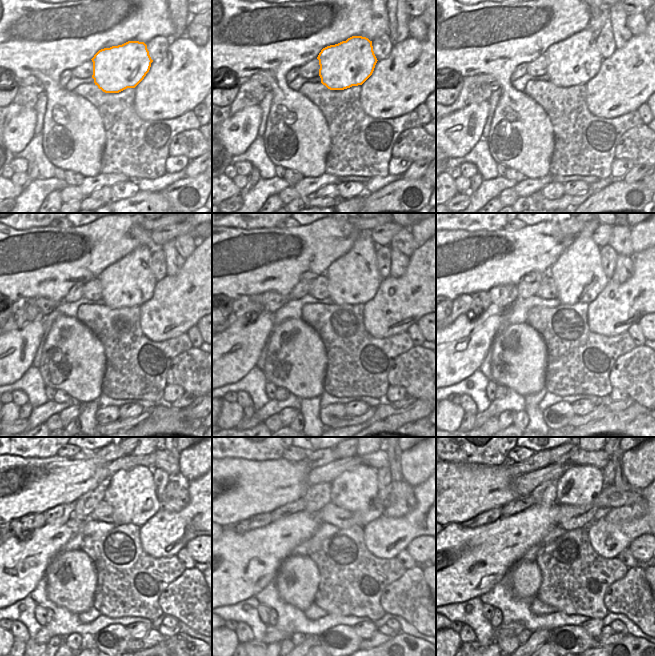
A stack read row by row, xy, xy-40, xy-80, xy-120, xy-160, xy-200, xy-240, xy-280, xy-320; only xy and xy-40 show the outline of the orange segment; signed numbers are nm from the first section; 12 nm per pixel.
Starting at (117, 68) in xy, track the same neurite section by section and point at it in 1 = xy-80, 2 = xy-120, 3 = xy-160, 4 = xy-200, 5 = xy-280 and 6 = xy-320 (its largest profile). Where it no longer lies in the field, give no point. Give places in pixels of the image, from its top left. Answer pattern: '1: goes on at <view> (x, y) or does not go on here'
1: goes on at xy-80 (576, 60)
2: goes on at xy-120 (129, 282)
3: goes on at xy-160 (354, 278)
4: goes on at xy-200 (578, 273)
5: goes on at xy-280 (356, 490)
6: goes on at xy-320 (580, 485)

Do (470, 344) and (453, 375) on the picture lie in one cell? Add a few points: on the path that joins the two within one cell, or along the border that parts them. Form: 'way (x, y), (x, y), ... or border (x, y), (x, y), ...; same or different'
way (462, 352), (453, 361), (453, 367); same

